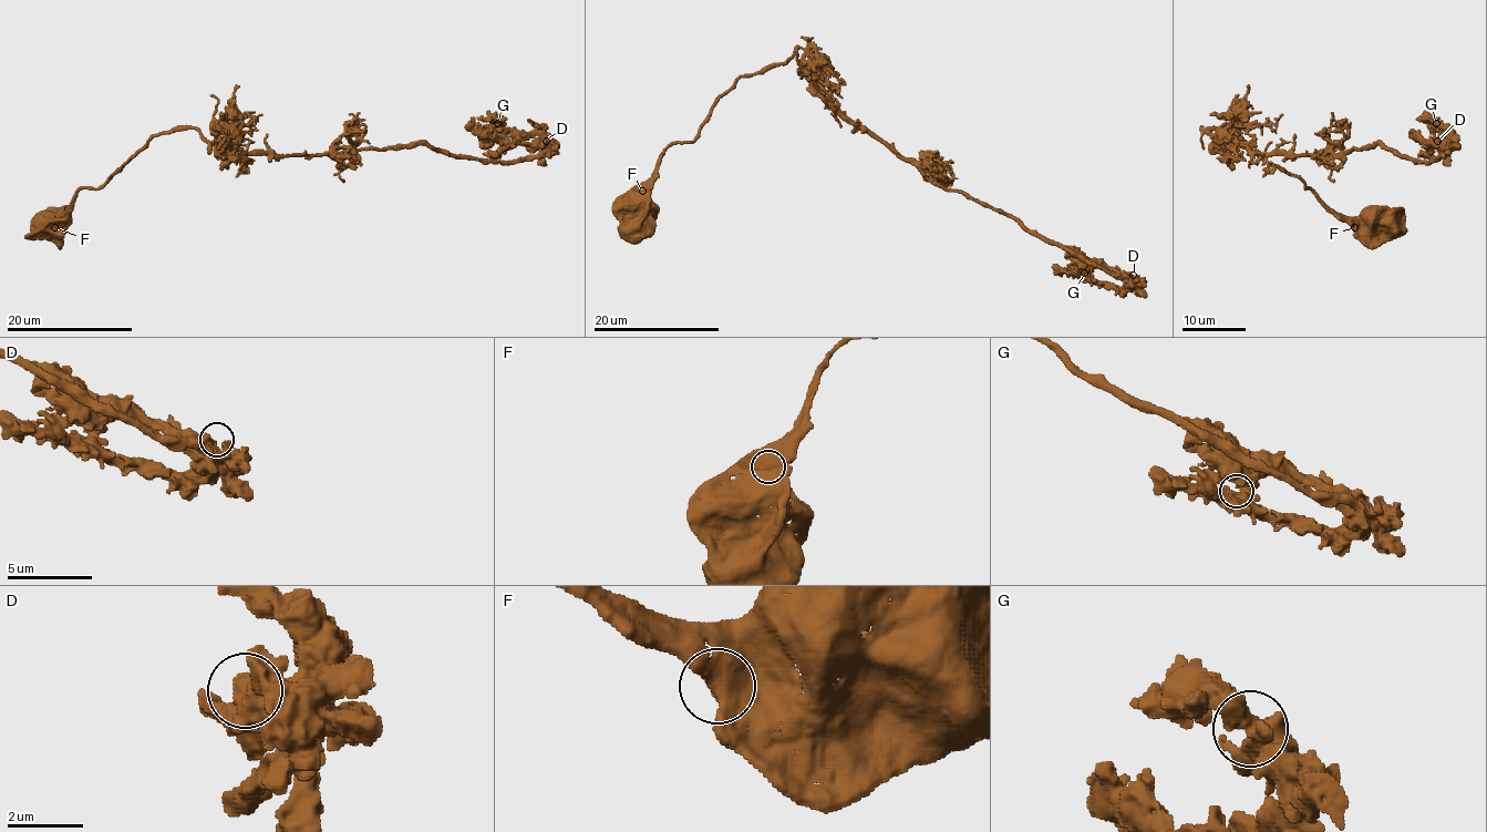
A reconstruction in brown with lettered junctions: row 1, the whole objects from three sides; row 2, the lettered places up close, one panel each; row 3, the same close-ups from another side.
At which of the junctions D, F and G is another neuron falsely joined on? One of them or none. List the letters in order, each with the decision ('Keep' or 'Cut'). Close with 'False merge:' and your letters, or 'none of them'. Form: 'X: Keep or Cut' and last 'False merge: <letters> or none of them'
D: Keep
F: Keep
G: Keep
False merge: none of them

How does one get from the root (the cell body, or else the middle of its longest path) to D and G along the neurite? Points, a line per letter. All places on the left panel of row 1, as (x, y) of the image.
D: (50, 228), (60, 234), (82, 187), (183, 127), (239, 154), (430, 144), (520, 161), (546, 141)
G: (50, 228), (60, 234), (82, 187), (183, 127), (239, 154), (541, 153), (536, 134), (497, 123)

